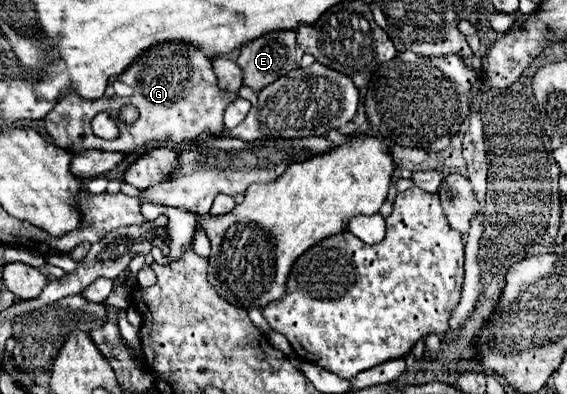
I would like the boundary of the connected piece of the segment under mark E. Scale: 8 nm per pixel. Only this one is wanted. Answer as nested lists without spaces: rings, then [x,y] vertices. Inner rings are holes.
[[[269,32],[241,48],[241,54],[237,58],[237,64],[243,68],[243,86],[249,86],[251,90],[259,92],[265,86],[273,84],[277,78],[285,76],[289,70],[295,68],[295,32]]]

